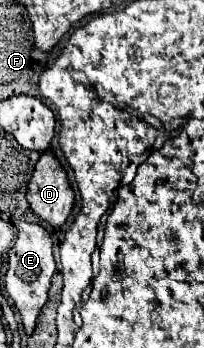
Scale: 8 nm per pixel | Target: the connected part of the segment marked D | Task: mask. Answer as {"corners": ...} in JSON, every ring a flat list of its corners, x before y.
{"corners":[[45,150,29,180,27,202,31,210,51,226,63,226,73,210,75,192,55,154]]}

